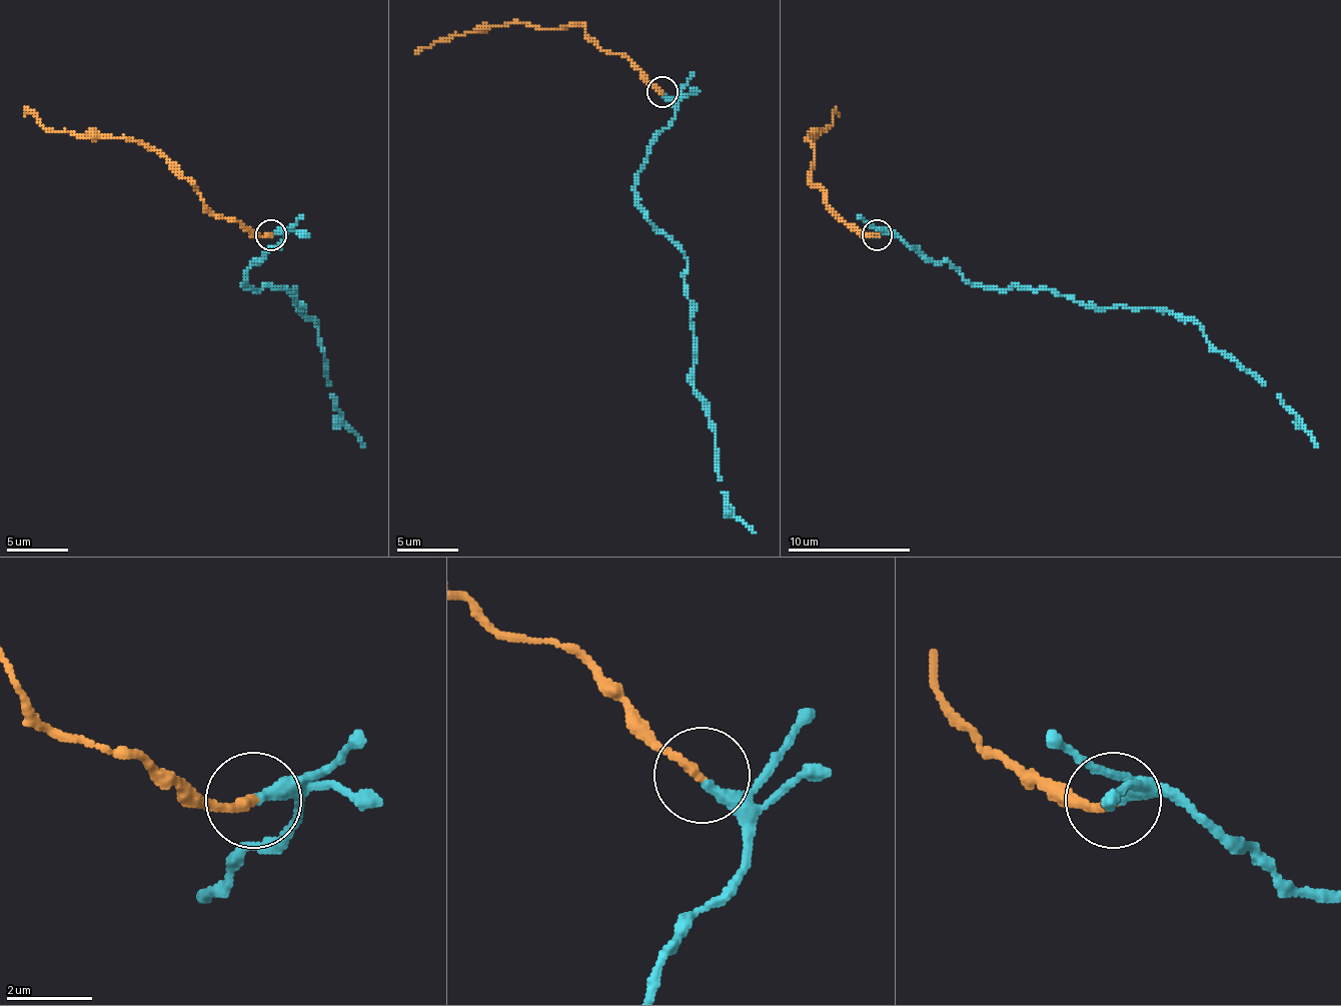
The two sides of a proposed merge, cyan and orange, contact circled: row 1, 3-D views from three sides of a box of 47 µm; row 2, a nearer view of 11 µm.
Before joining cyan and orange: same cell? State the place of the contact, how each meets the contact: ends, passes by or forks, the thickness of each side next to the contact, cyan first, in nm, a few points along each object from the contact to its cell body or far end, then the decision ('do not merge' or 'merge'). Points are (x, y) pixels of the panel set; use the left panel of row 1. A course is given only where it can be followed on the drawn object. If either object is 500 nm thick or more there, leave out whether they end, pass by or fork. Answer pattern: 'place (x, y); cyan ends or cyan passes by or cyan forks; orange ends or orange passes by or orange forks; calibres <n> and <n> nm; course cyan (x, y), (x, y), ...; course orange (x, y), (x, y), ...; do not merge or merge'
place (271, 234); cyan ends; orange ends; calibres 280 and 240 nm; course cyan (271, 233), (284, 239), (256, 261), (244, 283), (296, 289), (299, 307), (318, 326), (333, 406), (364, 446); course orange (271, 233), (253, 236), (237, 221), (219, 218), (191, 181), (154, 150), (136, 141), (49, 132), (25, 107); merge

